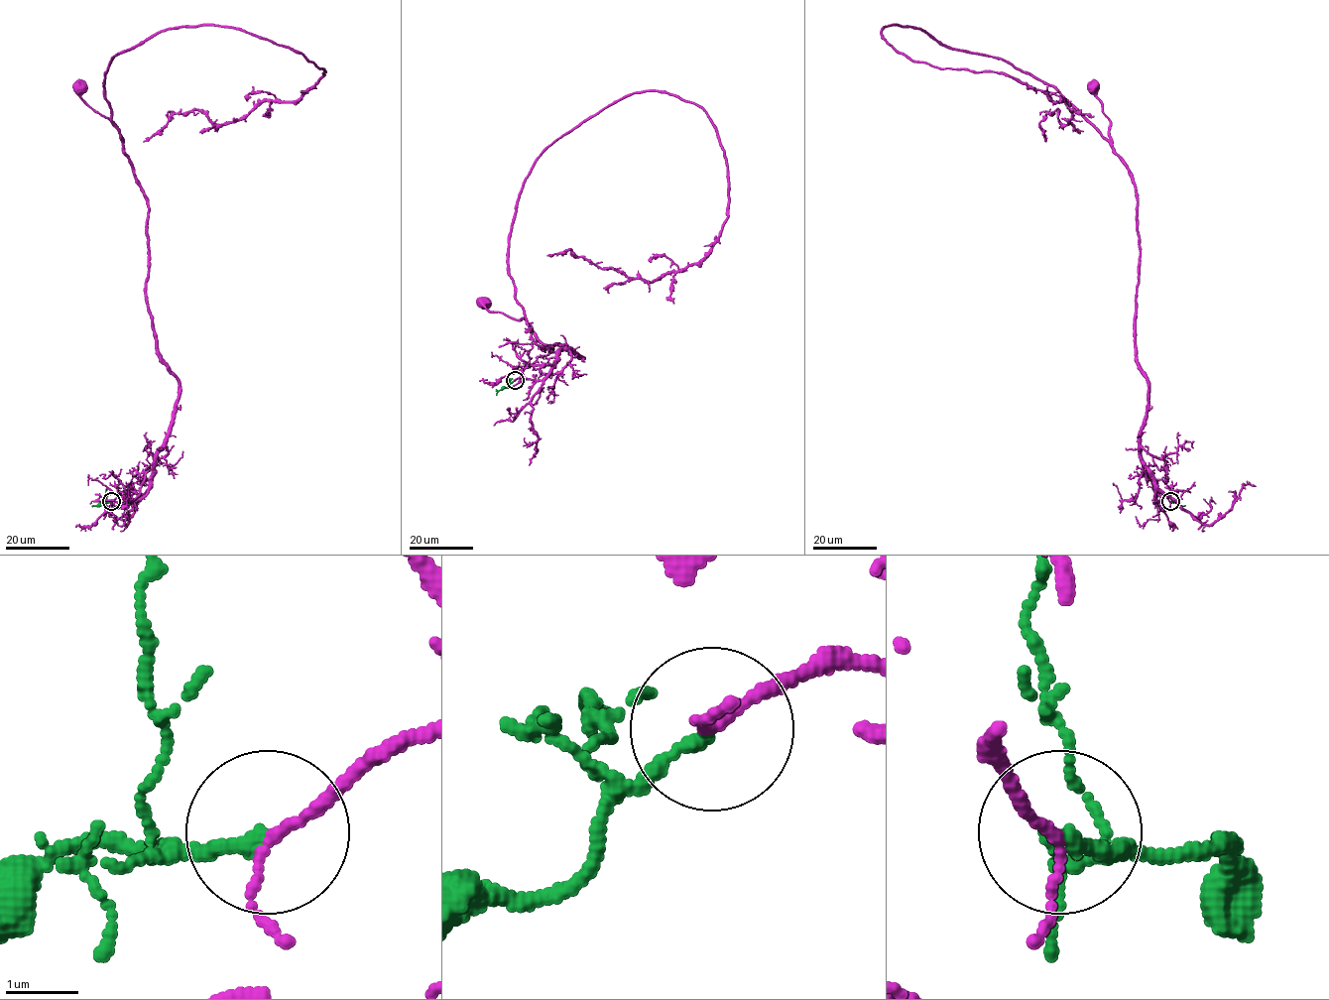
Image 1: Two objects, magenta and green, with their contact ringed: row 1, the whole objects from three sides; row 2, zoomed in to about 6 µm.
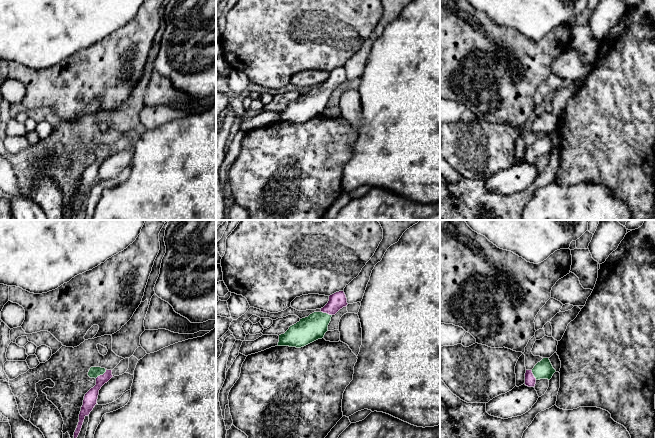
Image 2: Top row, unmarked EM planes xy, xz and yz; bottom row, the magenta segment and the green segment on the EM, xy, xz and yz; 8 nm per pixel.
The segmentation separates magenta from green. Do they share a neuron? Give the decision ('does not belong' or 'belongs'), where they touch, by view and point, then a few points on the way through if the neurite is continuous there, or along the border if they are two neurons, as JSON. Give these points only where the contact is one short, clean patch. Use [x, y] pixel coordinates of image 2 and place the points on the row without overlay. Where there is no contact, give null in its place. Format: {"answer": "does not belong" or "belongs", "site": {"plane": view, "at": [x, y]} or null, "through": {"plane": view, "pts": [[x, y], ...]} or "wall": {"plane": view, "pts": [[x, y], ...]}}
{"answer": "belongs", "site": {"plane": "xy", "at": [101, 151]}, "through": {"plane": "xy", "pts": [[90, 175], [99, 160], [101, 151], [94, 148]]}}

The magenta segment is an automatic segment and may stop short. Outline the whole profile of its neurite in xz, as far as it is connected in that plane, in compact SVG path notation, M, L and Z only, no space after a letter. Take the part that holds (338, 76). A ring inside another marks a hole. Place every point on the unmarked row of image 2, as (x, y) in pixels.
M344 67L330 71L328 79L321 84L320 88L314 88L308 93L300 95L299 98L290 102L284 110L279 111L277 122L301 124L322 115L328 107L331 93L347 81Z

